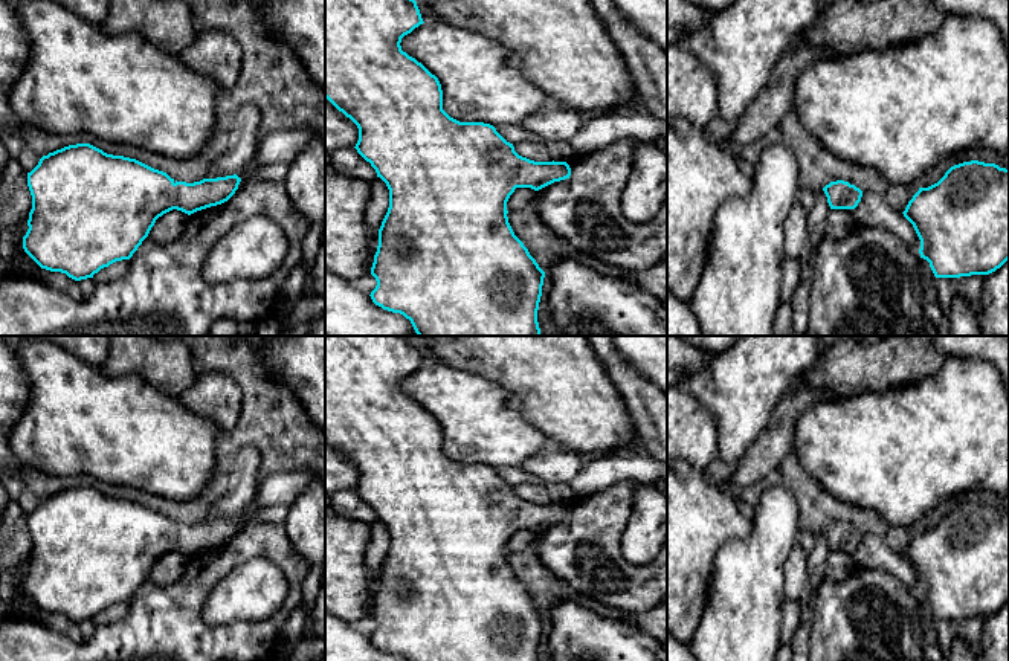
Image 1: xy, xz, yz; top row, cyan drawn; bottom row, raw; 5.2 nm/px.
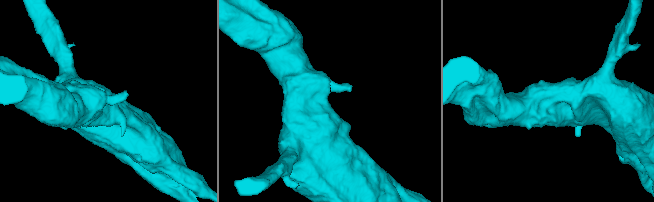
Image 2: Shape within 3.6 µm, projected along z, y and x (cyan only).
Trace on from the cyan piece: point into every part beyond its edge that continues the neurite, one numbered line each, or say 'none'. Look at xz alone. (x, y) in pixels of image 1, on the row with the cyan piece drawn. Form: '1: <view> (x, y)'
none

